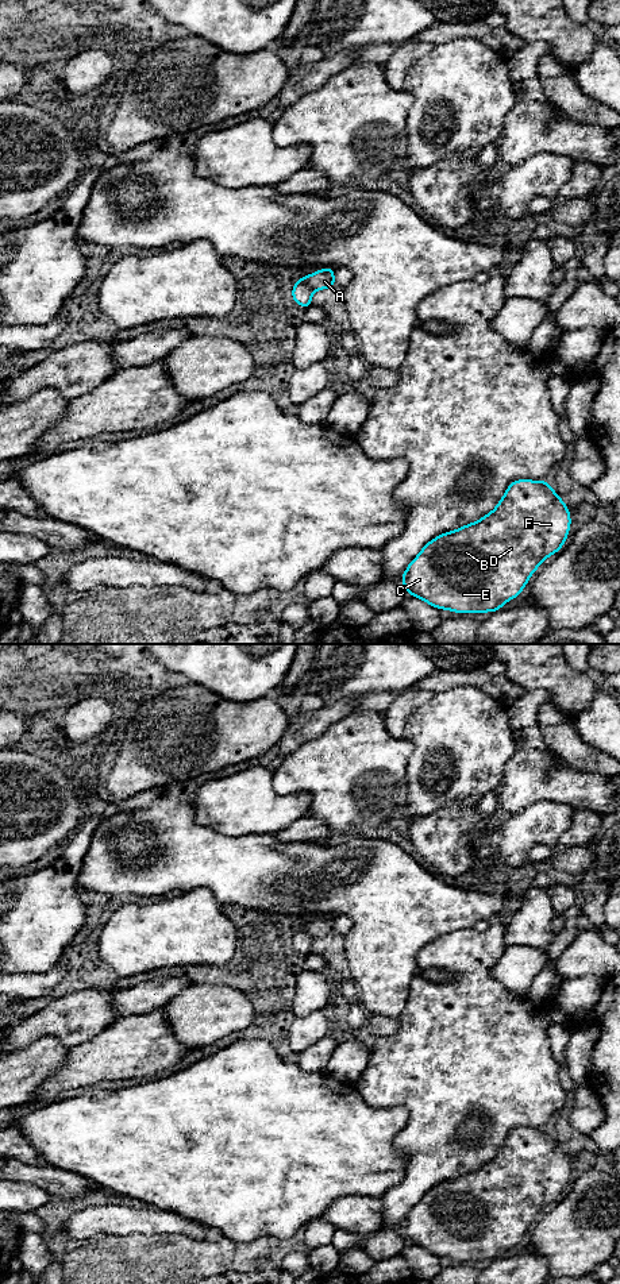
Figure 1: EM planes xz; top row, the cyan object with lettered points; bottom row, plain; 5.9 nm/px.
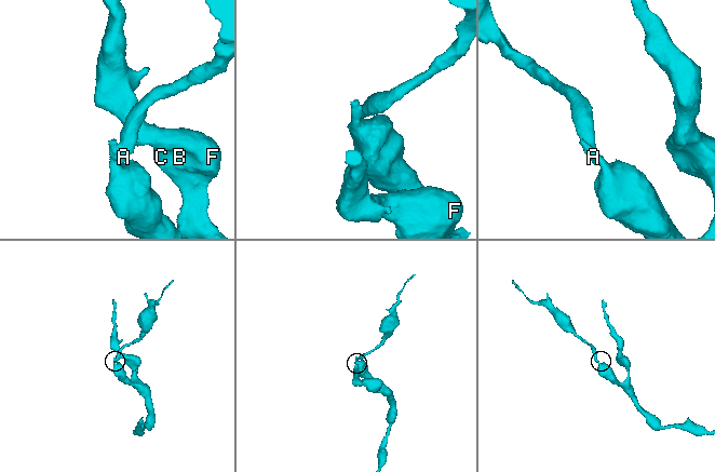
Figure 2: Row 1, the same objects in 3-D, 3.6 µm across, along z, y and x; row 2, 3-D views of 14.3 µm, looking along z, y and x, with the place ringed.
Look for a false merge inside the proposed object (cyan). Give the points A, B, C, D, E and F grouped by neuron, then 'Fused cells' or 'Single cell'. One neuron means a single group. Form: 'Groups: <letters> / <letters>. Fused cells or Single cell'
Groups: A / B C D E F. Fused cells

